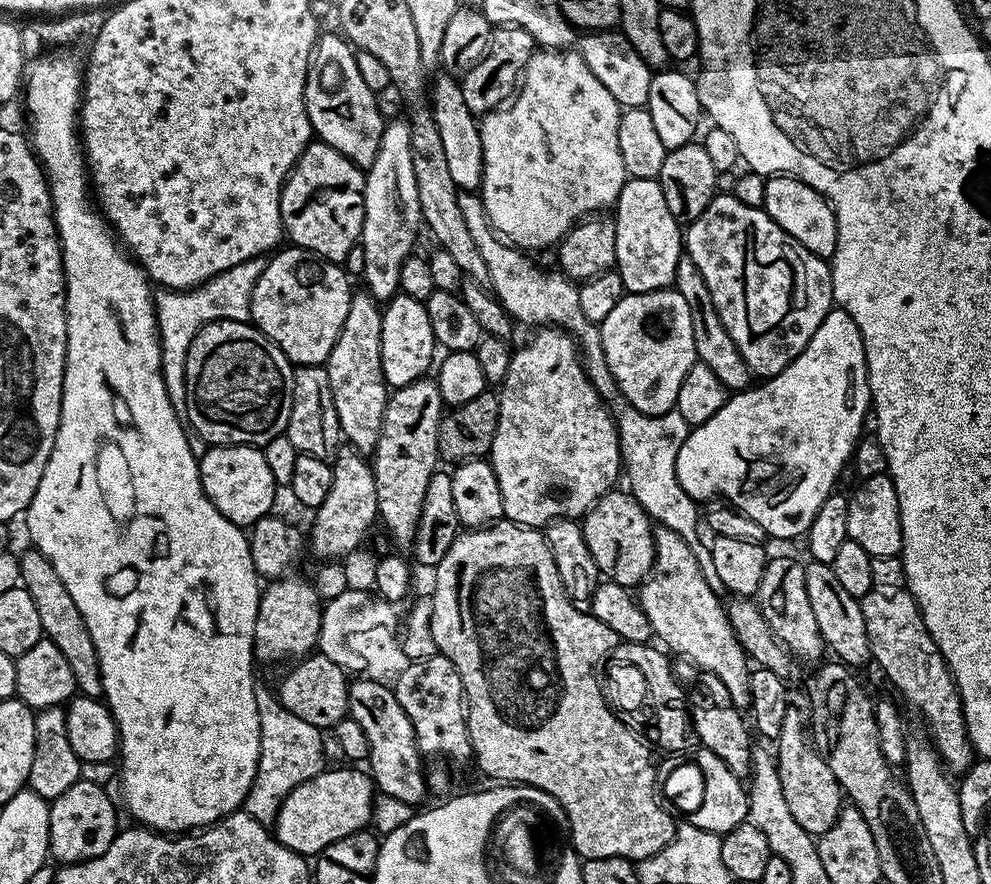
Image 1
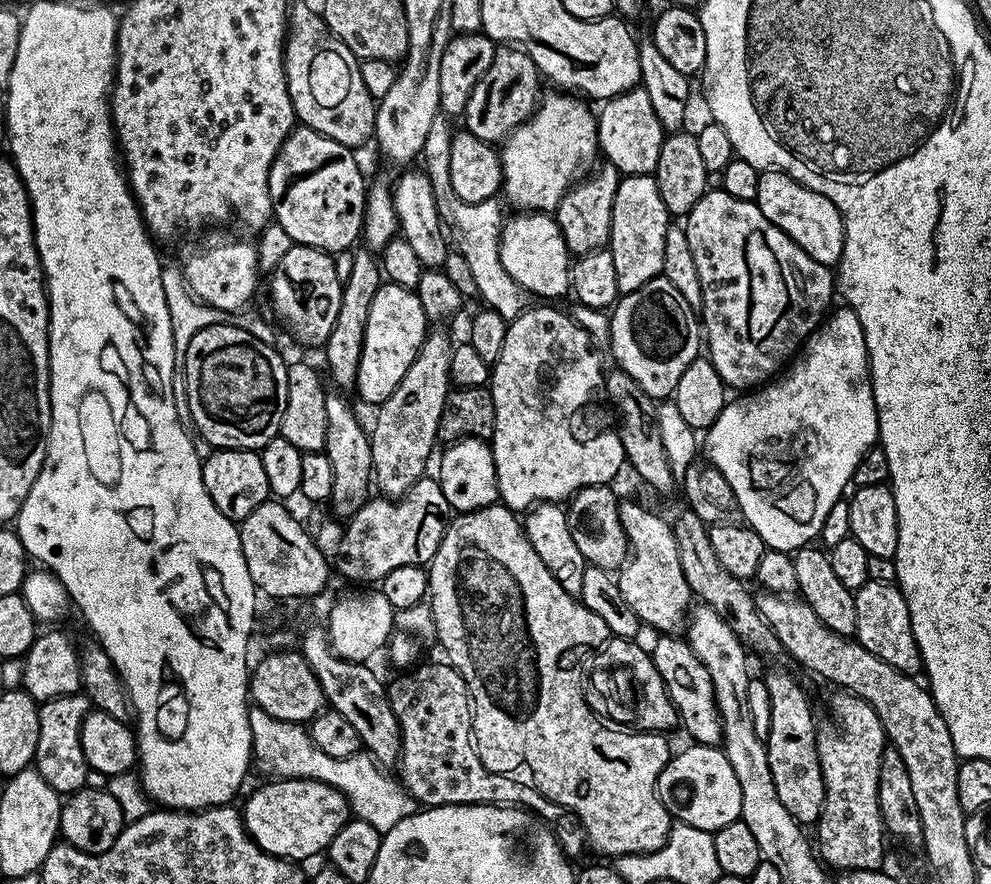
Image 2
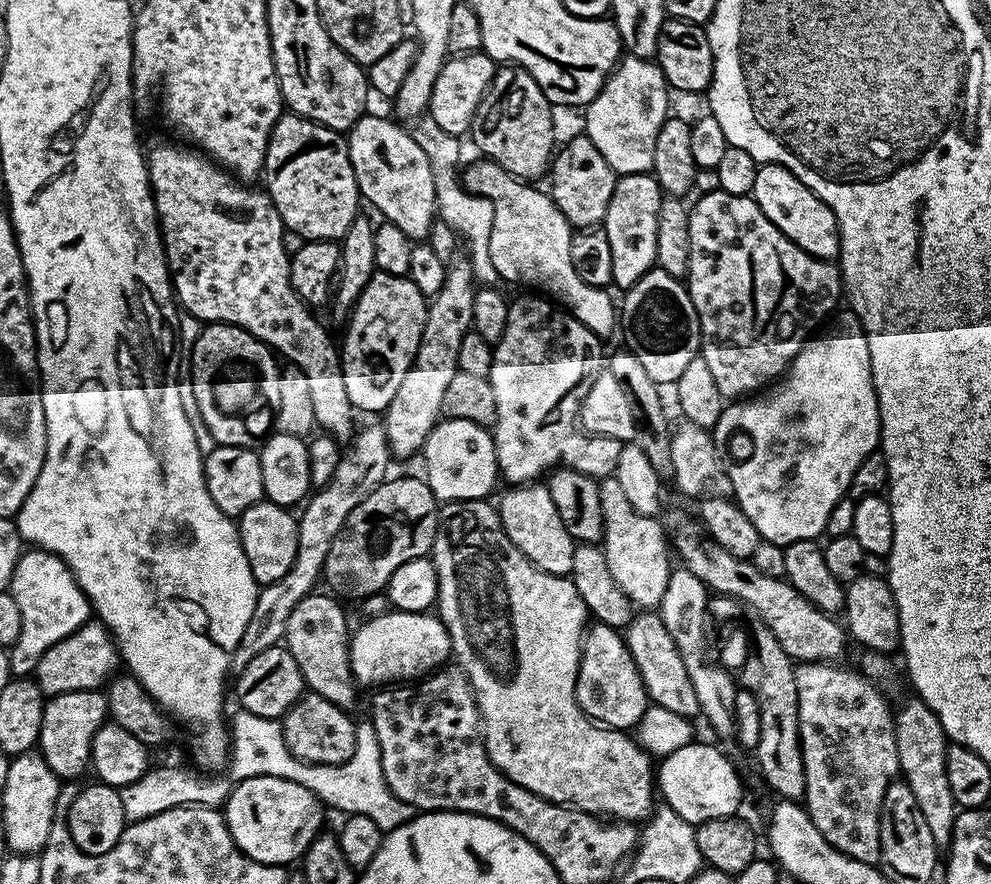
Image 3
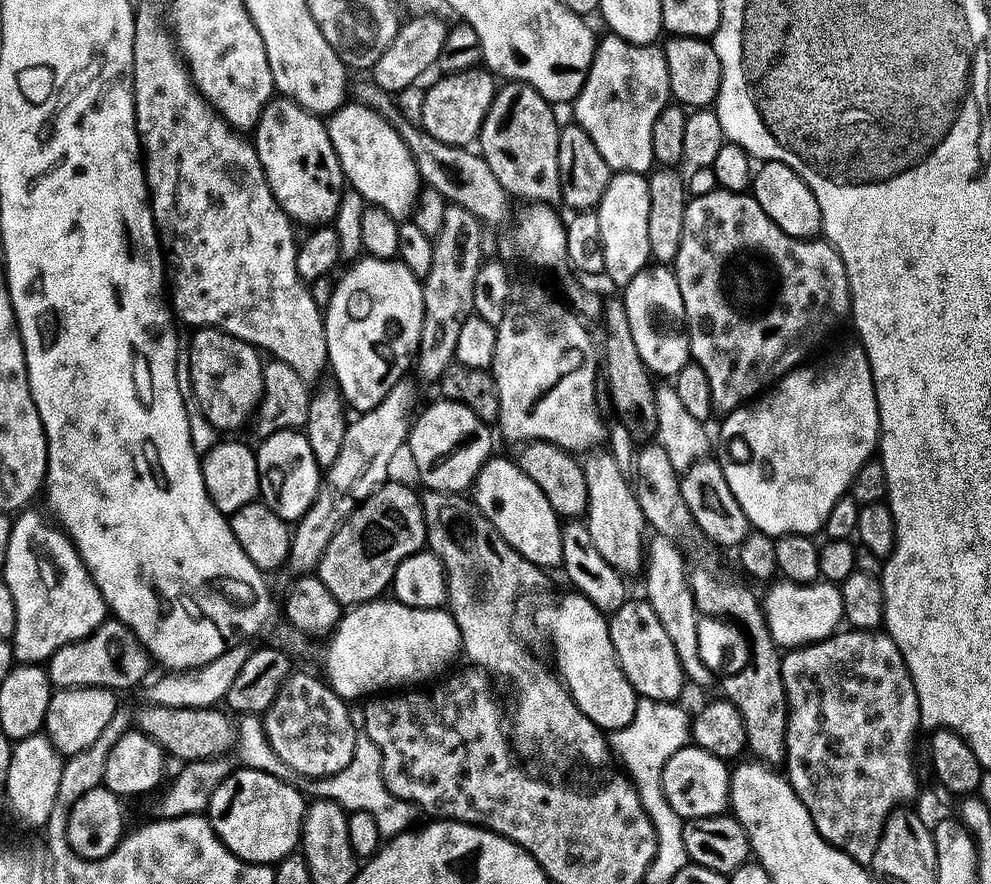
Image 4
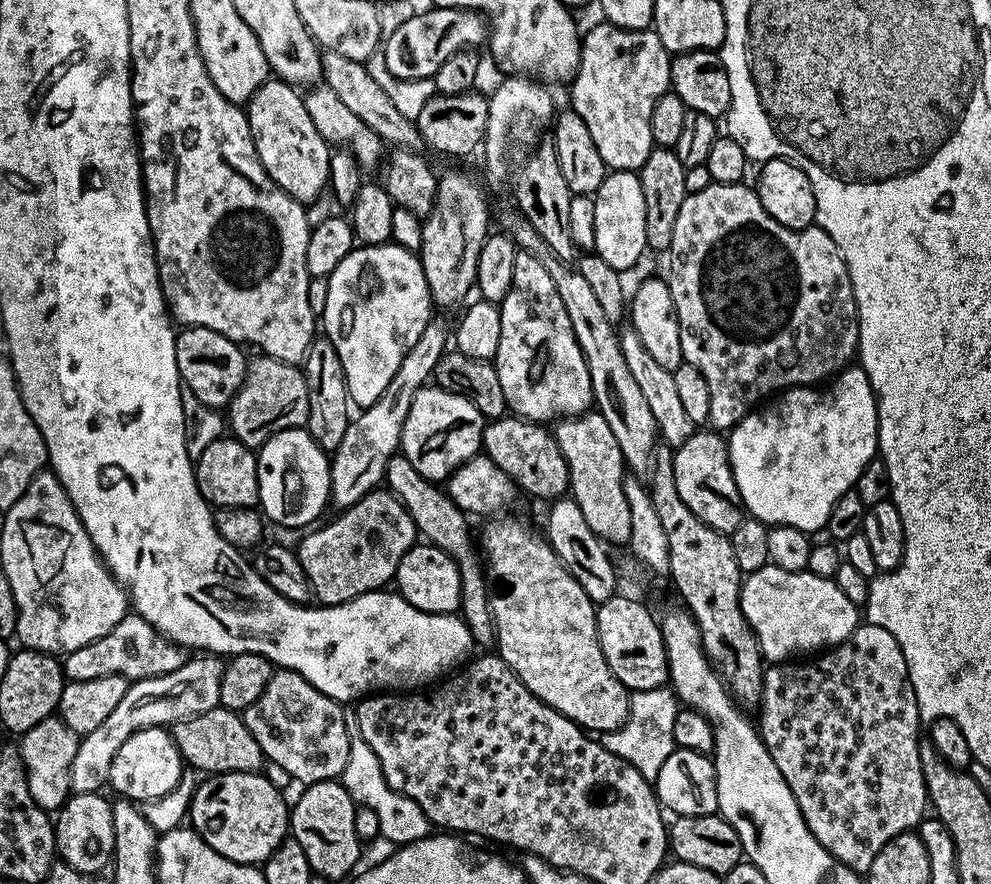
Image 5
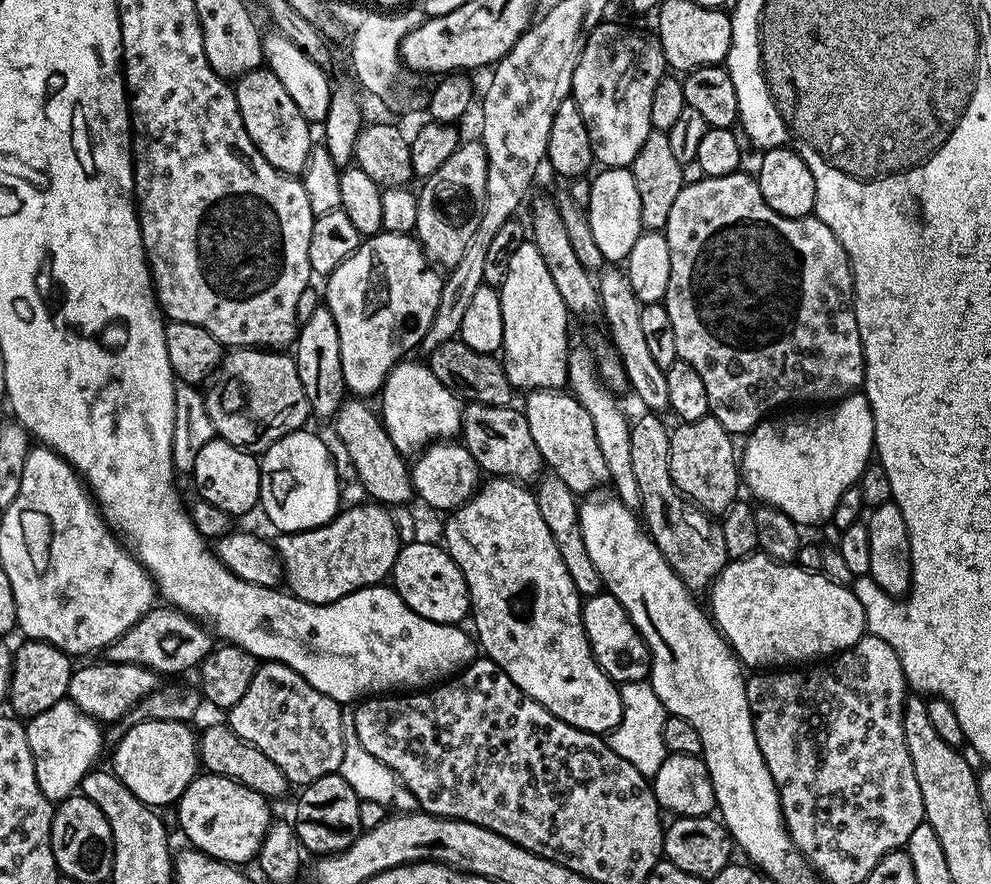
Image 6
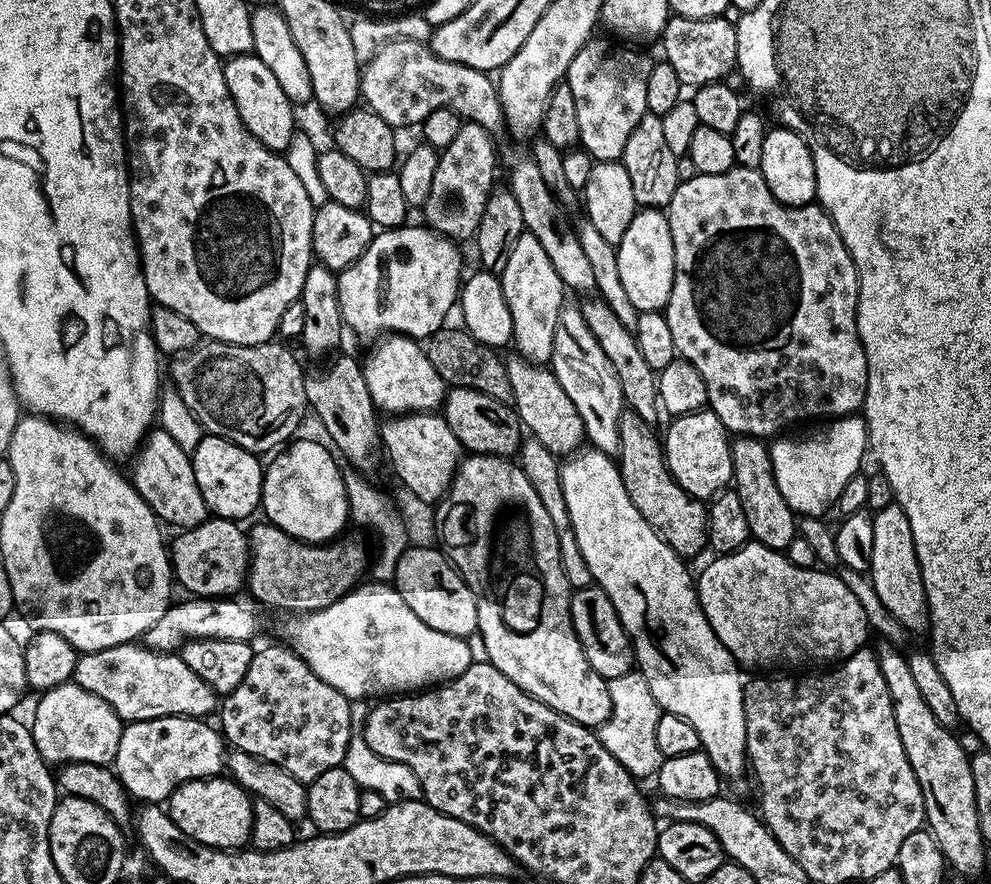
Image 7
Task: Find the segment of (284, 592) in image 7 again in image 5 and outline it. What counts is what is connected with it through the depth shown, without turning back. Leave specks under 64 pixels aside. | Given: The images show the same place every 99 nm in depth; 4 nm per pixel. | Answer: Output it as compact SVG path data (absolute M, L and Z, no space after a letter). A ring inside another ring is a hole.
M373 490L354 506L343 509L321 532L312 532L300 540L296 556L306 570L313 597L321 605L344 604L367 592L383 589L398 570L398 562L417 543L414 518L393 492Z

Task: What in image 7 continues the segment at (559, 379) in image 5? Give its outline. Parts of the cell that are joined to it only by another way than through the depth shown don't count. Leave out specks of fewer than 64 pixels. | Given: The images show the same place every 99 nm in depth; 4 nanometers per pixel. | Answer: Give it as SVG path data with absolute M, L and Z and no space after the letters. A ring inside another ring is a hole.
M527 230L518 238L514 251L506 261L506 270L499 273L500 285L506 294L506 306L510 306L510 318L514 322L512 344L515 351L531 364L547 365L554 350L554 330L558 326L558 314L566 303L566 289L558 270L554 270L542 242Z

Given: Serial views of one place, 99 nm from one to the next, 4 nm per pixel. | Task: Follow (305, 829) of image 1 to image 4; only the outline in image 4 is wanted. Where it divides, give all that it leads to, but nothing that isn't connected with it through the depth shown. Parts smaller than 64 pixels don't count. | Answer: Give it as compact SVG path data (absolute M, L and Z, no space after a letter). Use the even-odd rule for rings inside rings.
M243 766L229 771L228 777L210 794L206 815L210 826L238 858L252 864L275 866L300 847L306 796L287 779L279 780L262 770Z

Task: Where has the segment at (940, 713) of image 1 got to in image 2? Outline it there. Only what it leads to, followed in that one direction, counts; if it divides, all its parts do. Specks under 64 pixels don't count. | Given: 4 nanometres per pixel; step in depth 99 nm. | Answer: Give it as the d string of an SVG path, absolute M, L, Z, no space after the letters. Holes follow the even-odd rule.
M868 579L856 593L855 610L858 626L855 639L872 654L877 654L884 662L890 663L900 672L917 675L922 669L921 654L914 641L913 626L910 622L909 607L904 595L895 583Z

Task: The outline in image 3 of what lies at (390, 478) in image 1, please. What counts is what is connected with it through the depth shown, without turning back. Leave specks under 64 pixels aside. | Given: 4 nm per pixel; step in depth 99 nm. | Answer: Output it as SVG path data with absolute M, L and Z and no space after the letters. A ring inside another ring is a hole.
M463 255L447 261L442 290L431 297L428 306L416 357L412 359L410 370L406 370L406 378L402 378L402 383L398 385L398 394L394 394L390 406L382 413L388 451L393 457L412 456L415 452L417 455L423 449L430 430L434 430L441 419L442 393L458 370L458 349L462 338L466 338L472 327L474 310L472 262L467 255Z

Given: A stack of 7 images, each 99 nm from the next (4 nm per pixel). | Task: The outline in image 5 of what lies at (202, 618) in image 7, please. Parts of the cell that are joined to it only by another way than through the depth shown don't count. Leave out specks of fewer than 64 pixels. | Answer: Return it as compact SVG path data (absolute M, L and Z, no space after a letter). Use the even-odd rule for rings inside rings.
M129 614L110 630L110 634L102 634L102 638L94 638L94 642L86 642L86 646L78 646L78 650L67 653L63 657L62 667L68 680L87 682L90 678L106 678L121 676L128 681L145 680L162 674L170 674L170 670L178 670L190 658L189 653L168 640L146 618Z

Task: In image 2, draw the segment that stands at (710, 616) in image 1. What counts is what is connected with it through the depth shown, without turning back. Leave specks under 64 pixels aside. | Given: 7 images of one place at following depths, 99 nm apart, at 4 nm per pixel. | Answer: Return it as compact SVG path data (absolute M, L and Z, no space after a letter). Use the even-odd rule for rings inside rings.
M621 499L620 521L622 530L626 530L628 539L628 560L618 572L618 583L622 598L634 614L638 614L641 625L657 628L660 634L672 634L676 627L683 625L686 613L692 604L693 594L689 589L682 571L682 562L678 556L676 529L660 516L632 500Z

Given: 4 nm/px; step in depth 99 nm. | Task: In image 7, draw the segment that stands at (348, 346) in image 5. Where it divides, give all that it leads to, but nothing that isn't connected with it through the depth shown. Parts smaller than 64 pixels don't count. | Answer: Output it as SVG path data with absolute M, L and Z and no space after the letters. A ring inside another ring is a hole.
M427 226L408 227L377 231L362 258L358 258L356 263L337 275L338 300L349 333L353 332L364 340L372 341L385 334L399 334L420 342L445 327L447 320L444 319L451 312L453 315L458 304L462 277L465 275L464 260L460 257L461 245Z

